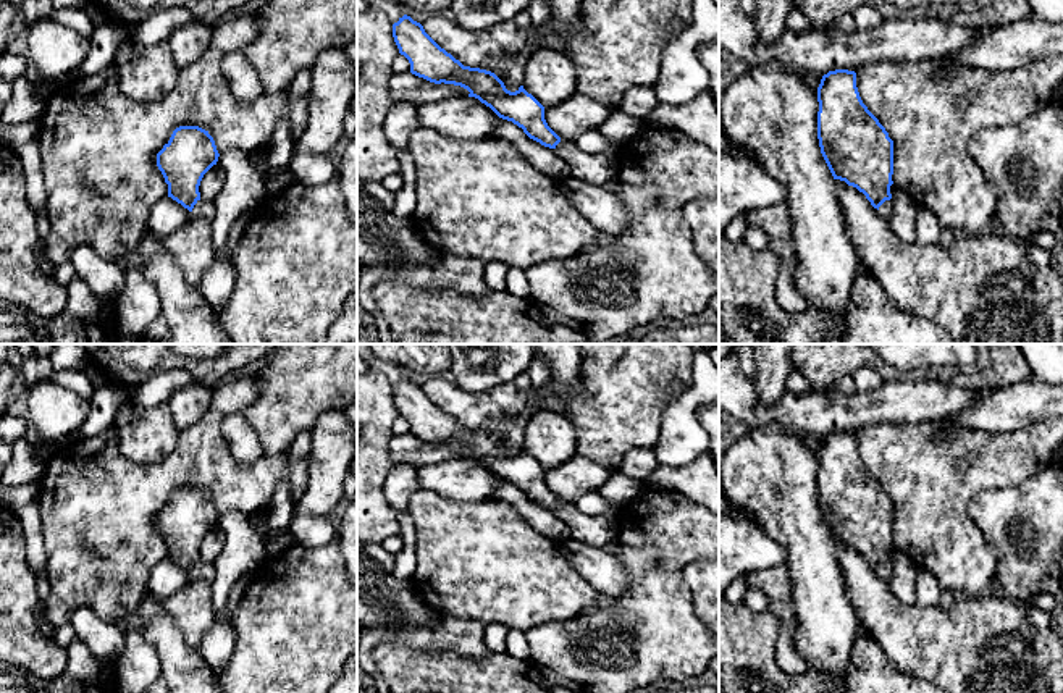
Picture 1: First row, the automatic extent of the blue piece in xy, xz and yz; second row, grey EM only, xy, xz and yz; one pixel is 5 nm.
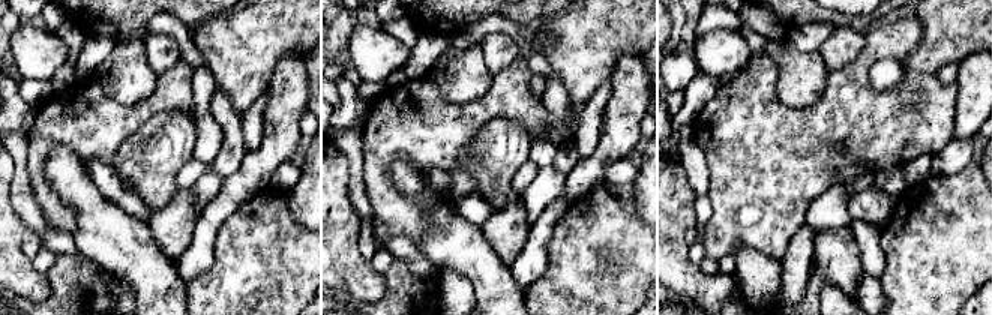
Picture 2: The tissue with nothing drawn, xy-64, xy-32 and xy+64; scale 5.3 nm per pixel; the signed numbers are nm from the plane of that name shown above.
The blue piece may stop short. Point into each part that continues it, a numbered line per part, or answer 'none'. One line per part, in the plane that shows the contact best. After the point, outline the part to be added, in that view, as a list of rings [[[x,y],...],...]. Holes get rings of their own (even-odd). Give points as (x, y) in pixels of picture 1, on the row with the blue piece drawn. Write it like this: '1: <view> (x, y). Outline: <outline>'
1: xy (205, 209). Outline: [[[200,199],[192,208],[192,216],[204,216],[207,220],[213,220],[216,215],[215,202]]]

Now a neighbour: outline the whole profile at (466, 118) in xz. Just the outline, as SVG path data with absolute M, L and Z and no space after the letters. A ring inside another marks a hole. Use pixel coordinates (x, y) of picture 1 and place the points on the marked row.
M451 97L417 107L422 128L459 141L493 139L494 128L504 121L475 97Z

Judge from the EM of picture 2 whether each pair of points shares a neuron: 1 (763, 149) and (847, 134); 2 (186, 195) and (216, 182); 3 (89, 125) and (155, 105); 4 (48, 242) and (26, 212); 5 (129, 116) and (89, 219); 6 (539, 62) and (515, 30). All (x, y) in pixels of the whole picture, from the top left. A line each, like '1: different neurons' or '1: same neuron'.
1: same neuron
2: different neurons
3: same neuron
4: same neuron
5: different neurons
6: same neuron

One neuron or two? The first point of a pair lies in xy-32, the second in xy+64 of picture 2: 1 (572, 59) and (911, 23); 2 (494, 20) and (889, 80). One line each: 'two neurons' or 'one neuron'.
1: two neurons
2: one neuron

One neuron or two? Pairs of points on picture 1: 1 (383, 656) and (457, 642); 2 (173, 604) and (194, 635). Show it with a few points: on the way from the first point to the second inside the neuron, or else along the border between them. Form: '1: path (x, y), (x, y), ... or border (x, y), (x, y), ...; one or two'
1: border (398, 640), (415, 648), (449, 650), (459, 656); two
2: path (181, 613), (194, 627); one

